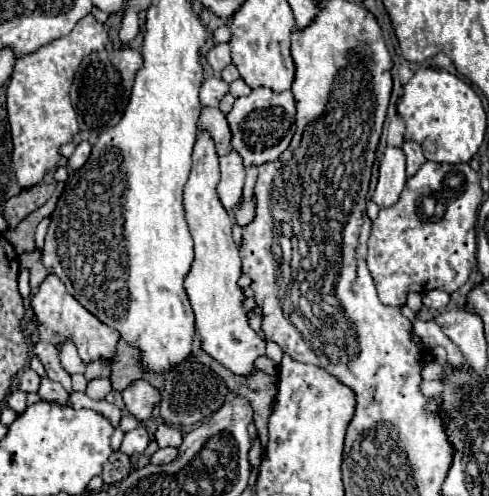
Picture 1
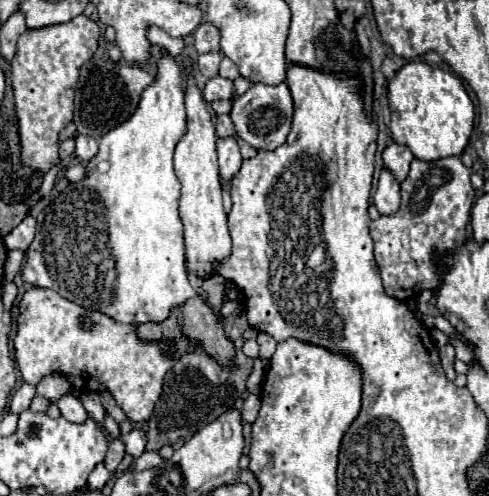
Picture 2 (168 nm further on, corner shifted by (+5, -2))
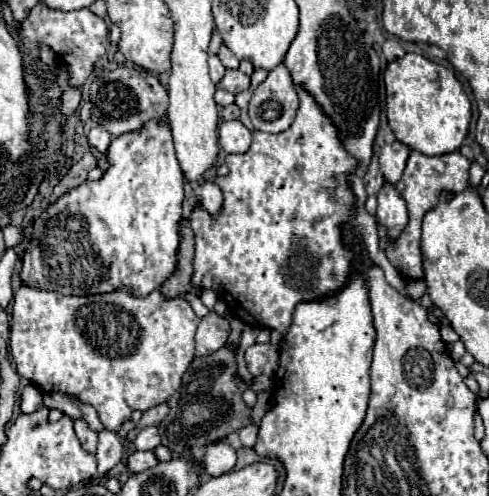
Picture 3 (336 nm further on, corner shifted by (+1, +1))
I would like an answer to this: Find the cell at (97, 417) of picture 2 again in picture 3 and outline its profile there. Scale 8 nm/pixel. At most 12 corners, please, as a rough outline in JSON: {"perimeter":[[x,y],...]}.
{"perimeter":[[116,431],[98,433],[98,477],[120,463],[124,447]]}

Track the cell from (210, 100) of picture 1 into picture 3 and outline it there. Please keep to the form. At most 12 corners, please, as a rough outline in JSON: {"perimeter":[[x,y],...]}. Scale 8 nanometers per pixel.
{"perimeter":[[226,71],[218,89],[240,93],[250,87],[250,77],[236,71]]}

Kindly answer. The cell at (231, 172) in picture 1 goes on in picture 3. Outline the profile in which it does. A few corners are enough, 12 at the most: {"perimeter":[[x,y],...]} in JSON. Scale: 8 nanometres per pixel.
{"perimeter":[[240,121],[220,125],[226,153],[246,153],[252,133]]}

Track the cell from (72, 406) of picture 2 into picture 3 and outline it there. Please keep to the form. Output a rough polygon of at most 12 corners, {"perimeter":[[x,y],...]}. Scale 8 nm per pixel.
{"perimeter":[[74,421],[82,447],[94,453],[98,433],[86,421]]}

